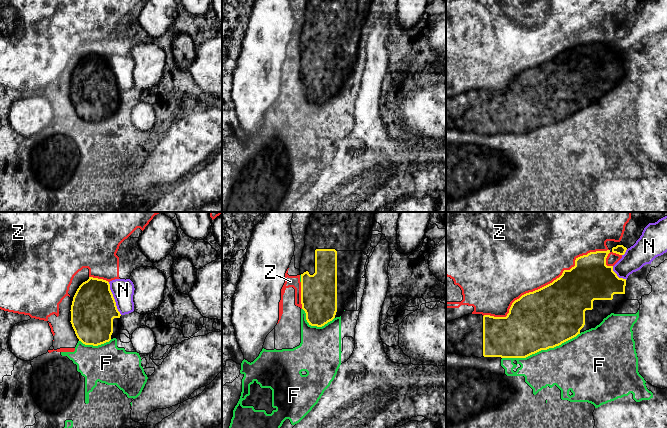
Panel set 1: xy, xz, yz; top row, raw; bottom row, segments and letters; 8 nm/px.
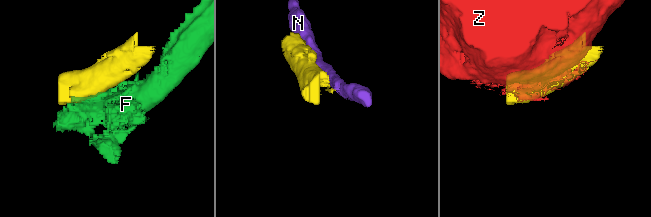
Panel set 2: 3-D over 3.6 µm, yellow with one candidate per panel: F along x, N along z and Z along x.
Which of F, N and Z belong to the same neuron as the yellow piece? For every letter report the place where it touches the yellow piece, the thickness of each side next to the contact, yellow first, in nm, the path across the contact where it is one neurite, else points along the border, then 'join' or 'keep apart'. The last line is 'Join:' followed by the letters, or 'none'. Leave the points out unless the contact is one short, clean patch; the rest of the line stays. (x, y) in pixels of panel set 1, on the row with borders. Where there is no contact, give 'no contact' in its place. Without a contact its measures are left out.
F: yz (541, 349) | 480/360 nm | keep apart
N: xy (113, 298) | 360/180 nm | keep apart
Z: yz (546, 285) | 480/500 nm | keep apart
Join: none

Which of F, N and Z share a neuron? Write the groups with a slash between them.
F / N / Z

